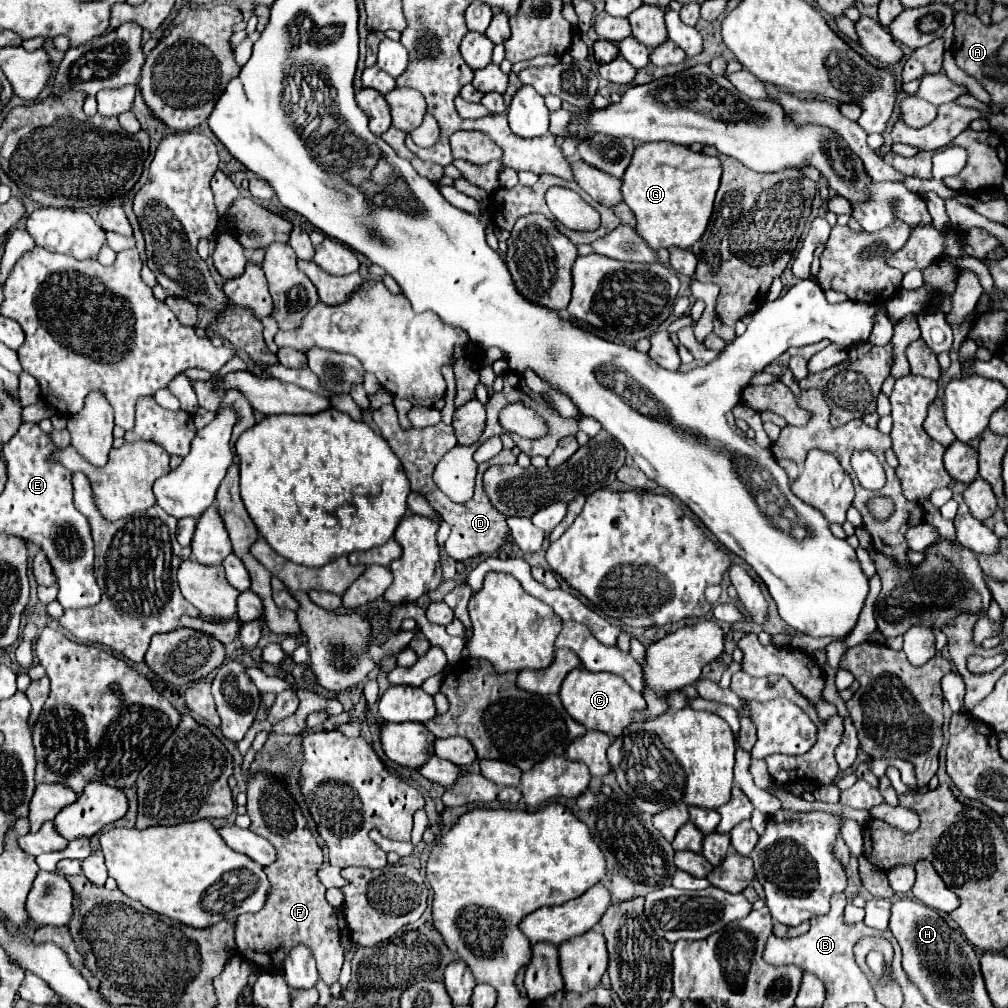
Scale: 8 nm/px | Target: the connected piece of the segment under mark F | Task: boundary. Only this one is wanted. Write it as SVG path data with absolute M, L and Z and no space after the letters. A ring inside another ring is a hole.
M249 776L247 798L247 814L251 818L249 828L255 834L267 838L277 848L277 862L265 866L271 892L263 910L237 918L235 942L239 954L245 956L245 960L255 962L255 966L263 972L279 974L283 970L283 960L295 946L303 944L313 952L319 978L331 986L339 980L343 966L343 946L335 908L325 900L325 886L317 878L317 870L323 864L323 852L315 836L309 832L301 810L293 806L293 800L283 784L271 784L271 780L251 780Z

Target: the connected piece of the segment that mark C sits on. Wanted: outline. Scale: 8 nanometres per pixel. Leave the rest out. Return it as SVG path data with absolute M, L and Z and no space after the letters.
M575 668L567 674L567 678L561 684L561 702L565 710L587 730L599 730L611 736L619 736L623 728L627 728L633 722L633 714L643 712L647 708L643 694L629 688L629 684L619 678L611 676L609 672L587 672L585 668Z

